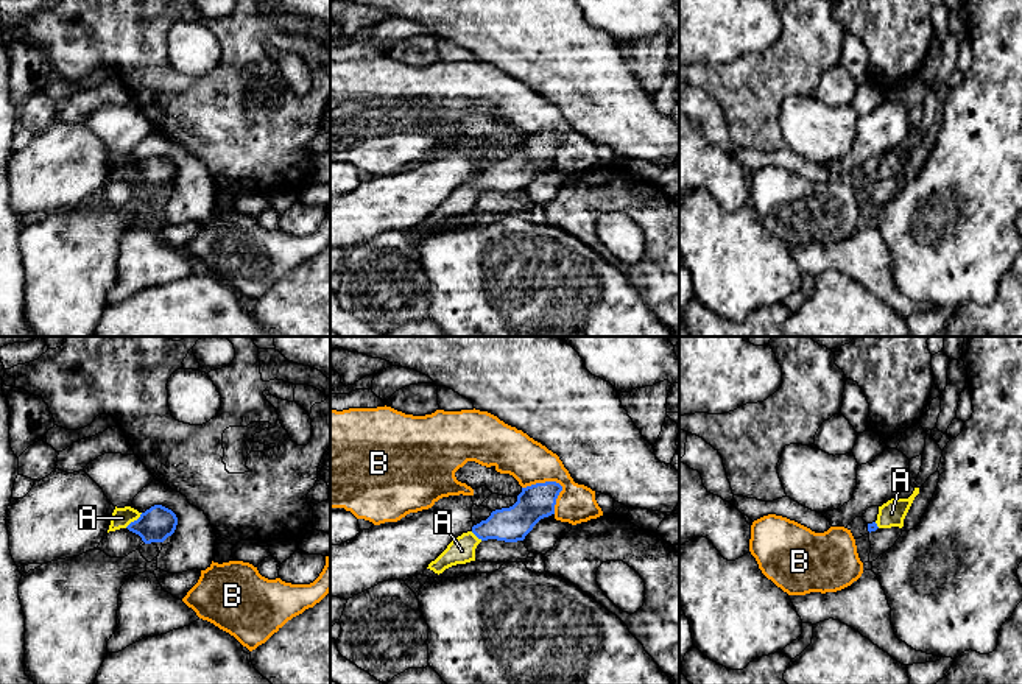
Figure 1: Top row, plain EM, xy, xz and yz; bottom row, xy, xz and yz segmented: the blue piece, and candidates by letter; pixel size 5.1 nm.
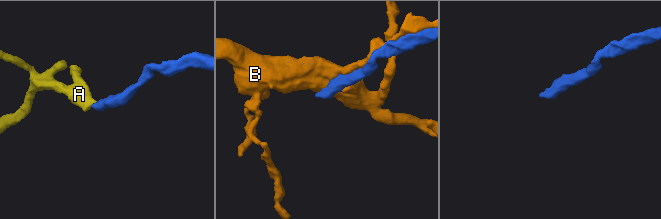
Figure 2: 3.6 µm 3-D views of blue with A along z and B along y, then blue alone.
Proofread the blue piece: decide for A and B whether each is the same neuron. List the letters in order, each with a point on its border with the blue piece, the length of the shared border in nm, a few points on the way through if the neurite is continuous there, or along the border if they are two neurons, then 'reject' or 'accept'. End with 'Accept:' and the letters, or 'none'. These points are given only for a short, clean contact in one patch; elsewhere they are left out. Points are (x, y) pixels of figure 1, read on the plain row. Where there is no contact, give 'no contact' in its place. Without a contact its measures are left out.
A: xy (134, 172) | 120 nm | across xy (156, 175), (134, 172), (122, 169) | accept
B: xz (555, 133) | 220 nm | reject
Accept: A

